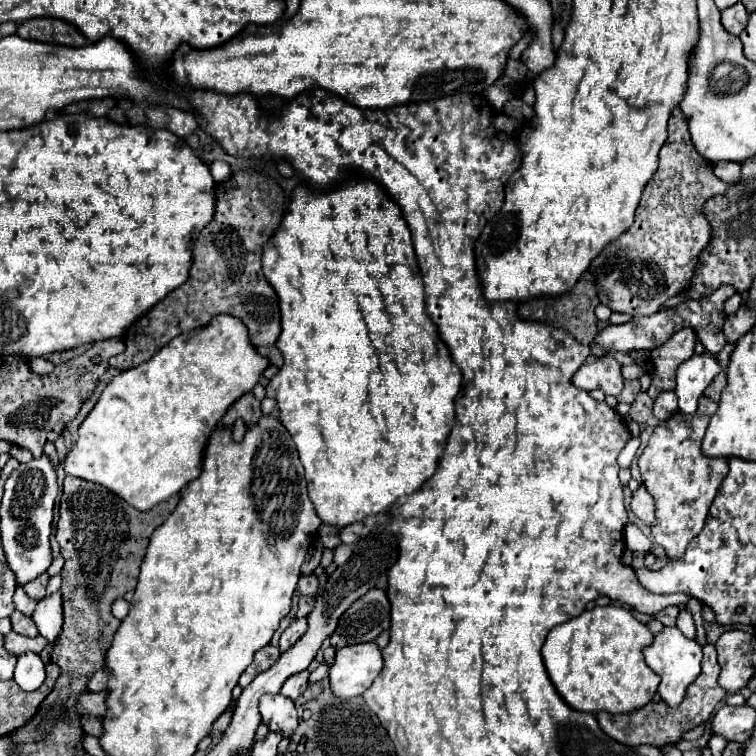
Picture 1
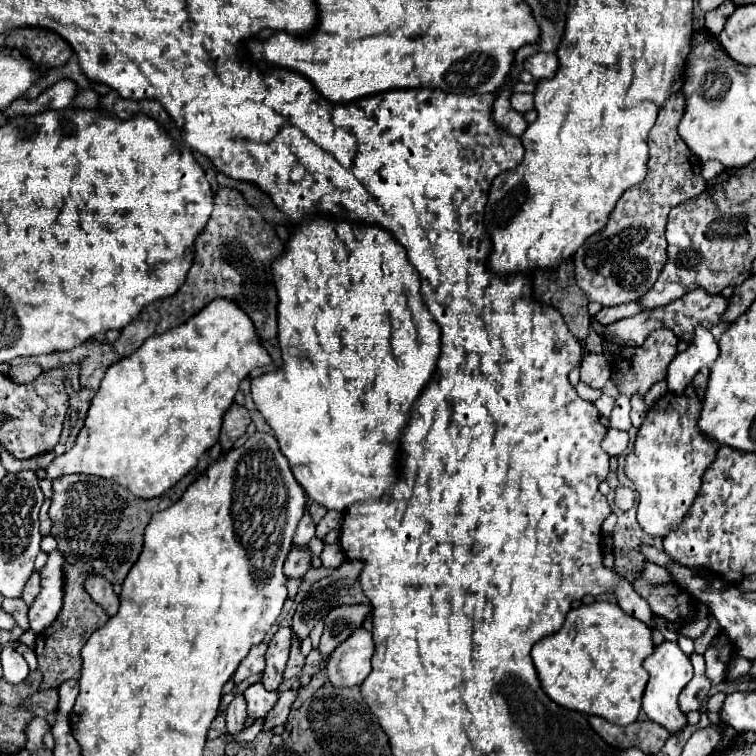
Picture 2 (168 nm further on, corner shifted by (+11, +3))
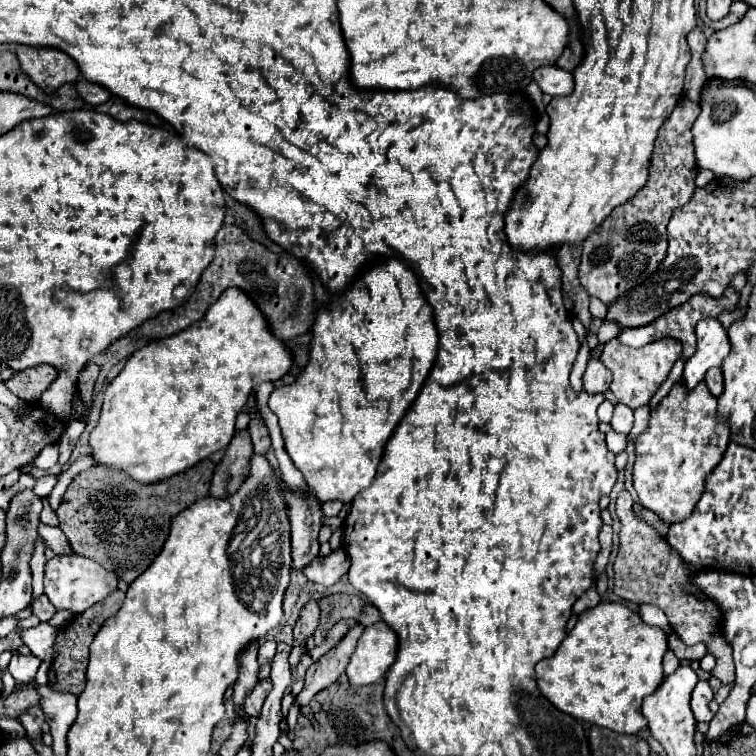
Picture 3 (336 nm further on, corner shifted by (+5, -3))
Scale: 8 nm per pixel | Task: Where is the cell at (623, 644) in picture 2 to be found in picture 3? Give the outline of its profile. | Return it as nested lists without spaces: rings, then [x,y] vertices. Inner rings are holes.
[[[601,602],[579,616],[575,628],[567,634],[551,658],[545,658],[537,664],[537,684],[543,696],[561,712],[619,734],[637,734],[647,726],[647,720],[641,714],[641,702],[661,684],[665,676],[661,668],[665,650],[667,636],[663,630],[643,624],[639,614],[623,604]]]

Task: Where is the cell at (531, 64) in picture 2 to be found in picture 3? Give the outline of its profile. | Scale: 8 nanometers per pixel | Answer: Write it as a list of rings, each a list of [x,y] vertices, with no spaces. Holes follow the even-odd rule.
[[[557,66],[537,68],[533,80],[539,84],[539,88],[545,94],[551,94],[551,96],[567,96],[573,90],[573,74]]]

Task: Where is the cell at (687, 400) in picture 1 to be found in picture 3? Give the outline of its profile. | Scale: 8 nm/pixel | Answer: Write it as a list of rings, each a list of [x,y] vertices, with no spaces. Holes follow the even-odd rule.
[[[713,318],[701,320],[697,324],[697,350],[685,362],[683,372],[683,382],[687,390],[693,390],[699,382],[703,382],[703,376],[709,368],[721,366],[727,354],[729,354],[727,330]]]

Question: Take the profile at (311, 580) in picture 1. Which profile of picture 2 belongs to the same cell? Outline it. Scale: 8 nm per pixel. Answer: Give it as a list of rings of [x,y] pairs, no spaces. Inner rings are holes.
[[[291,546],[291,552],[285,560],[285,576],[287,578],[303,578],[303,574],[311,568],[311,552],[309,548],[301,546]]]

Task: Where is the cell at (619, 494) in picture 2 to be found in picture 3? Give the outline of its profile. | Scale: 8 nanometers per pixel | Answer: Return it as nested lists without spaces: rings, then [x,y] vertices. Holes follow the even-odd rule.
[[[627,490],[619,492],[617,498],[617,516],[621,520],[621,548],[615,560],[615,594],[633,602],[633,604],[655,604],[667,618],[671,628],[685,644],[705,642],[709,654],[717,658],[715,668],[711,670],[723,684],[735,682],[735,664],[731,656],[731,646],[719,636],[721,632],[721,612],[719,608],[691,582],[691,568],[677,556],[675,550],[659,536],[649,536],[651,528],[633,514],[633,498]]]

